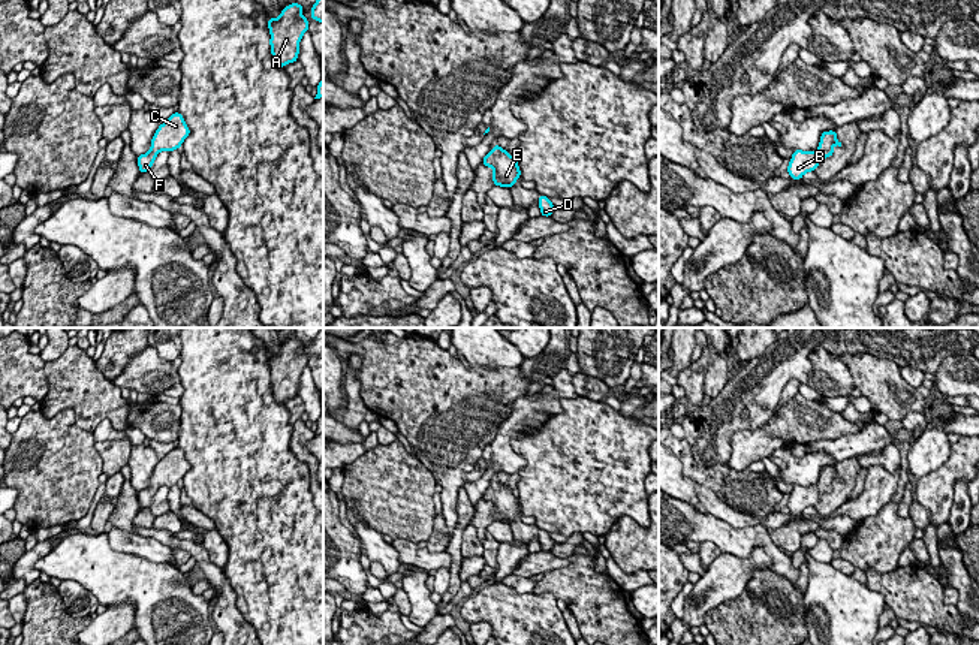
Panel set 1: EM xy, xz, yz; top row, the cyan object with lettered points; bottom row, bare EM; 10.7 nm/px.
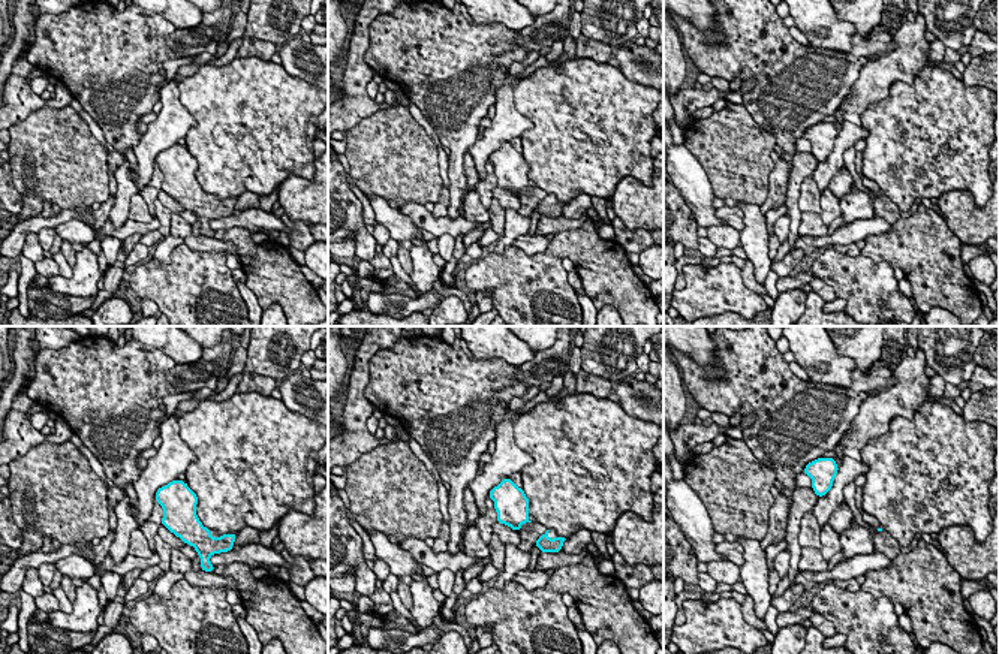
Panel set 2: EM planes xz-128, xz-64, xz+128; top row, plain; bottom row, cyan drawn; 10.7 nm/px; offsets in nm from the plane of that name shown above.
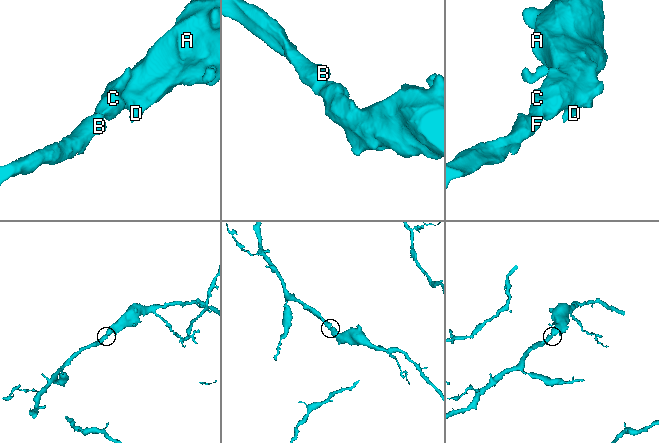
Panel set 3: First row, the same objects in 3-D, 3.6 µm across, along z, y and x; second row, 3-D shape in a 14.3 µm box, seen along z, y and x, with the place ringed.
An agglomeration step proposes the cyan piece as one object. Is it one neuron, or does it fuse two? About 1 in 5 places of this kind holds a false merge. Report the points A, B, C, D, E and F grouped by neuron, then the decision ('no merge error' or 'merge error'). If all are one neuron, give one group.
A B C D E F | no merge error

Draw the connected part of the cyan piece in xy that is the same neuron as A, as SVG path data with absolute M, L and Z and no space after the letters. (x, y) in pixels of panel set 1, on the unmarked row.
M290 338L281 344L278 353L268 353L269 380L274 400L284 403L298 397L299 377L302 370L308 367L308 356L304 352L304 343L299 338Z

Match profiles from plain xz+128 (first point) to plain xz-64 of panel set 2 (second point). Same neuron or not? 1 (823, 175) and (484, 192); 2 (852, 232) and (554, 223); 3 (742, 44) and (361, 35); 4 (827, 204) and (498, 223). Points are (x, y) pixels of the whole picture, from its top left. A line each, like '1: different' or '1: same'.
1: same
2: same
3: different
4: same

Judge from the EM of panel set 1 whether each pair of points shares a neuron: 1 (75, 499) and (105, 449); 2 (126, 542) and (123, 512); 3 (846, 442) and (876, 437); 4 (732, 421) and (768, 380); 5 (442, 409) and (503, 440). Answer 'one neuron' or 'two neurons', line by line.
1: two neurons
2: two neurons
3: one neuron
4: one neuron
5: two neurons

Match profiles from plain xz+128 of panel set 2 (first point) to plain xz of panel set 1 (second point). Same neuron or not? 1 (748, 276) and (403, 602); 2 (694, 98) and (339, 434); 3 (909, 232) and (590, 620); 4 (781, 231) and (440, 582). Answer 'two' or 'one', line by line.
1: one
2: one
3: one
4: one

